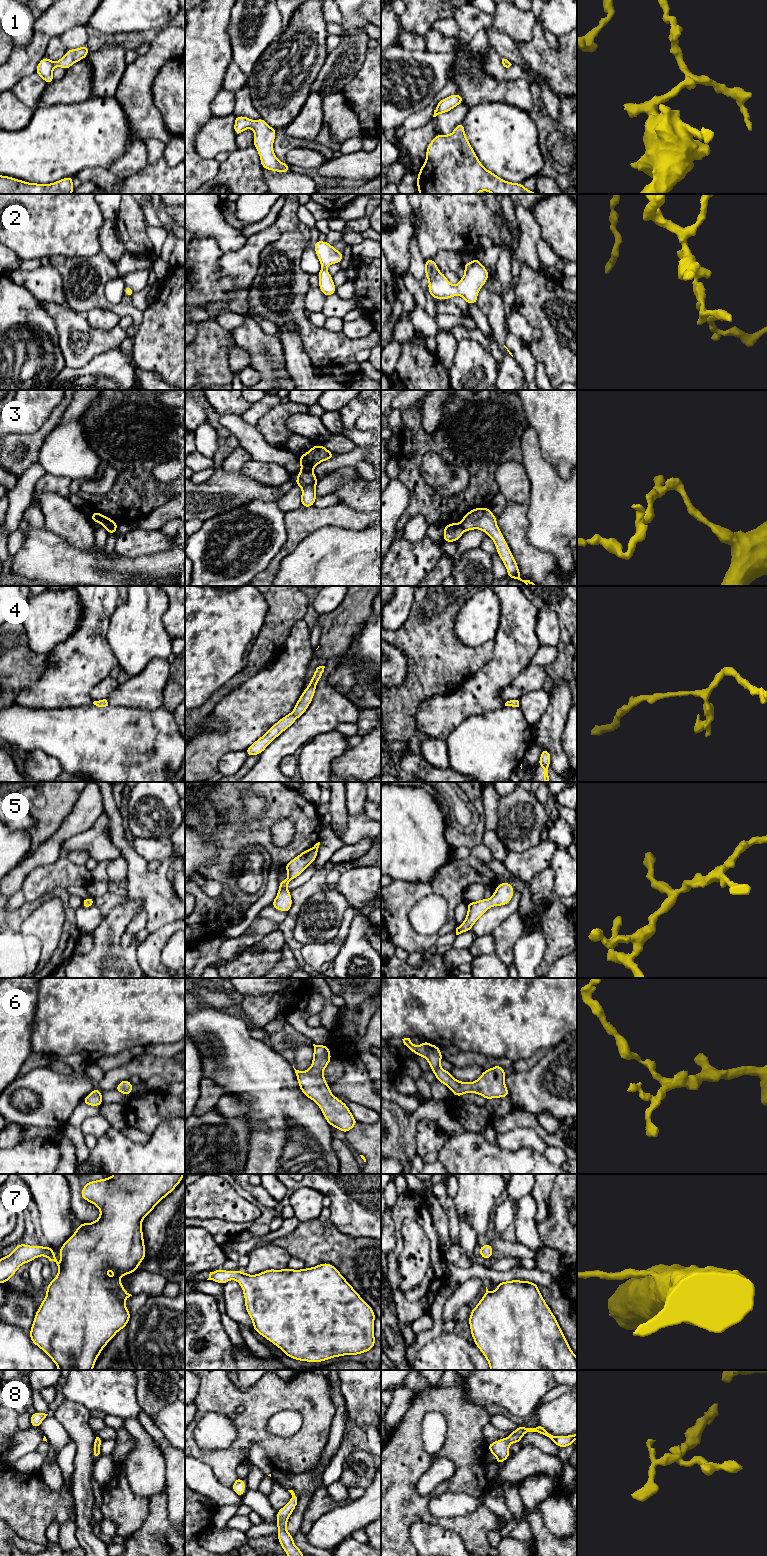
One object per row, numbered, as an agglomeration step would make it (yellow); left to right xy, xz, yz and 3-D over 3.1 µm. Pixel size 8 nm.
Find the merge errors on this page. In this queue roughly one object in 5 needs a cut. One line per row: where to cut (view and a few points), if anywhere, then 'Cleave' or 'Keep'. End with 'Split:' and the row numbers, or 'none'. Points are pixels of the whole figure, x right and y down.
1: No split. Keep
2: No split. Keep
3: Split along xz (301, 469), (312, 471). Cleave
4: No split. Keep
5: No split. Keep
6: No split. Keep
7: No split. Keep
8: No split. Keep
Split: 3

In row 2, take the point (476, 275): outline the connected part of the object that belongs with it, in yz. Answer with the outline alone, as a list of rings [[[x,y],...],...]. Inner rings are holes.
[[[474,257],[472,262],[468,262],[463,265],[465,274],[459,280],[456,286],[452,285],[446,278],[444,273],[439,272],[439,267],[435,263],[434,259],[425,259],[425,278],[429,279],[428,291],[434,299],[446,300],[456,295],[465,299],[466,304],[477,304],[477,296],[480,289],[486,283],[489,278],[488,270],[481,264],[481,262]]]

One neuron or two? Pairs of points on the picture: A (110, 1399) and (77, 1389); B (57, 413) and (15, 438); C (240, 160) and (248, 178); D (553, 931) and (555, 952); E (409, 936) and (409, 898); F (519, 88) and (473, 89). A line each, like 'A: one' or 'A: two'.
A: one
B: one
C: one
D: one
E: one
F: one

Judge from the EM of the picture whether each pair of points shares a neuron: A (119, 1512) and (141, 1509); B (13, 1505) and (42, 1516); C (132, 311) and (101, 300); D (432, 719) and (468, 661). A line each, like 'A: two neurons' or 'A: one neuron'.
A: one neuron
B: one neuron
C: one neuron
D: two neurons

